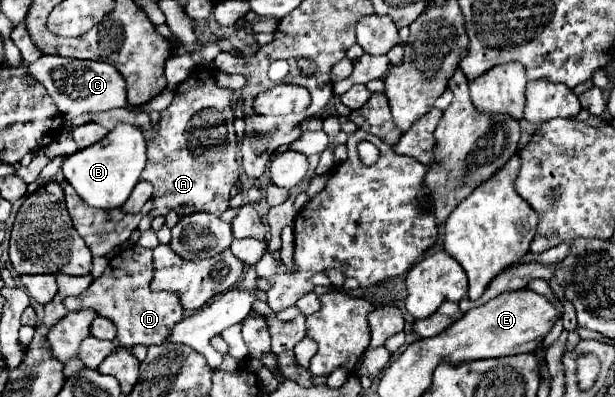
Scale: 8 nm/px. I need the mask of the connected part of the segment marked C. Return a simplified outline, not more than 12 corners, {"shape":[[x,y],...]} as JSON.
{"shape":[[100,60],[28,66],[60,114],[124,108],[122,74]]}

